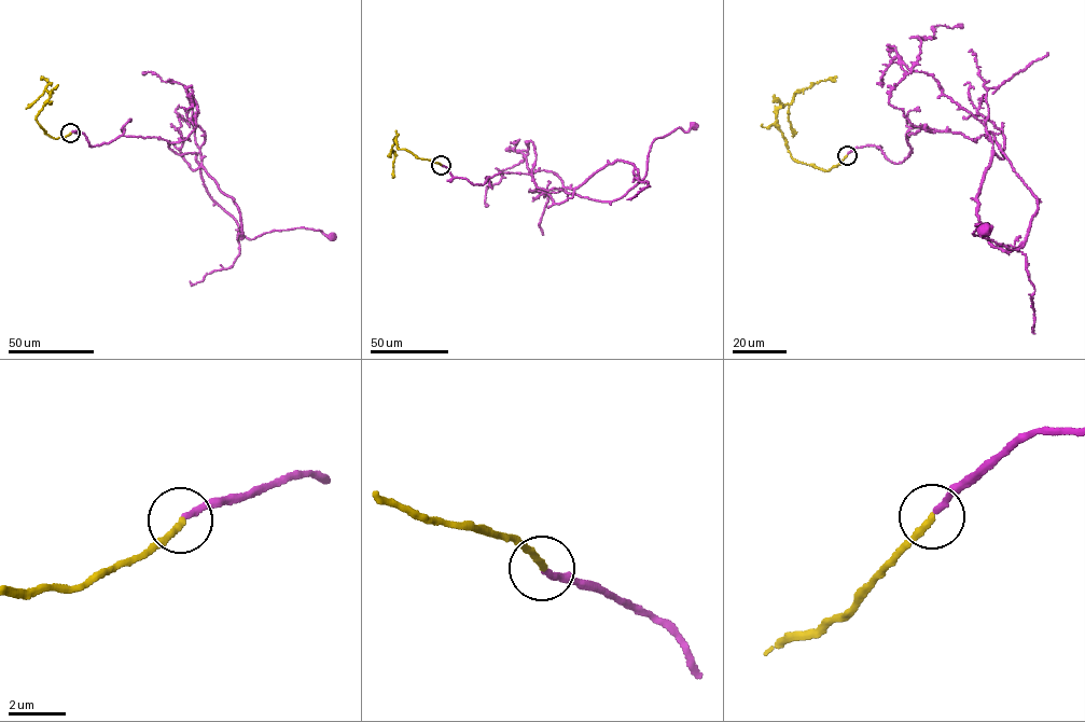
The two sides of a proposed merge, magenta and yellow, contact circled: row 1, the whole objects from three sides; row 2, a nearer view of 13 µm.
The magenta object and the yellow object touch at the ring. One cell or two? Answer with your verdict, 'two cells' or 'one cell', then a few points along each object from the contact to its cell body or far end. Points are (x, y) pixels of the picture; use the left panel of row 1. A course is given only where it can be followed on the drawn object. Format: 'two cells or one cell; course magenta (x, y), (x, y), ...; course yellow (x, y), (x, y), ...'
one cell; course magenta (71, 133), (89, 146), (148, 137), (196, 154), (210, 196), (250, 239), (301, 227), (333, 236); course yellow (70, 133), (53, 138), (36, 119), (51, 93), (44, 89), (50, 83), (41, 77)

